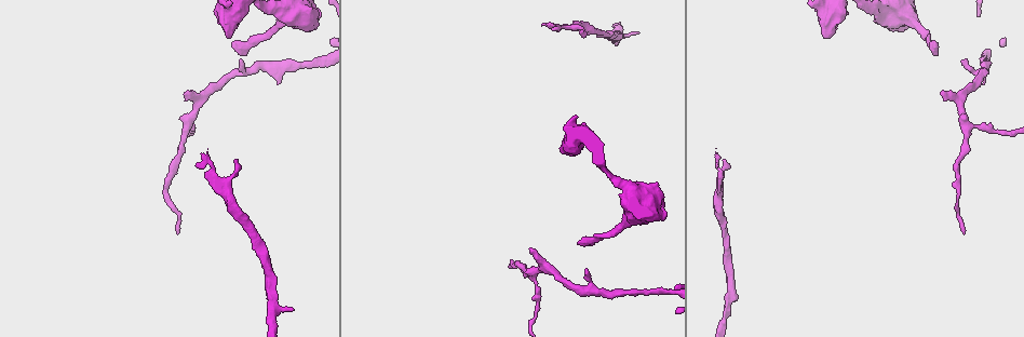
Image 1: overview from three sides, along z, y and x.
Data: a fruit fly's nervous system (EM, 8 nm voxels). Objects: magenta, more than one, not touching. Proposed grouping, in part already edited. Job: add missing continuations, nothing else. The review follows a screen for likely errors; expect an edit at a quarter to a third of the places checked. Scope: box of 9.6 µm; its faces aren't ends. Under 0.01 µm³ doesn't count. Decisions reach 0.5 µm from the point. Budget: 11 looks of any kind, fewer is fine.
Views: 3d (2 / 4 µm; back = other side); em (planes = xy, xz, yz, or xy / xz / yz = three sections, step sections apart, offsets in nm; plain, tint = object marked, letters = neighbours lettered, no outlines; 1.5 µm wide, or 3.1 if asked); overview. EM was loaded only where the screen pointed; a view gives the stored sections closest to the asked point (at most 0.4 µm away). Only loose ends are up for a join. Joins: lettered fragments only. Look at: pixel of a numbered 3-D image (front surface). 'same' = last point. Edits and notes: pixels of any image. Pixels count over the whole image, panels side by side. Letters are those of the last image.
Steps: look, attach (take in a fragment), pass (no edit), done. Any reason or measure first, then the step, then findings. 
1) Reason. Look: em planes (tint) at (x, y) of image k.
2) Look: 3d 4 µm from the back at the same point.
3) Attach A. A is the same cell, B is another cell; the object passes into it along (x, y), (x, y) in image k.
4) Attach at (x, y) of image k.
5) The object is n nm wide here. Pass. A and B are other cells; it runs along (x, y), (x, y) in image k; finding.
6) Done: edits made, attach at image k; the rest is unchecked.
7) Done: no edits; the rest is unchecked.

Branch stops here. Look: em yz step 4 (letters) at (546, 24) of image 1.

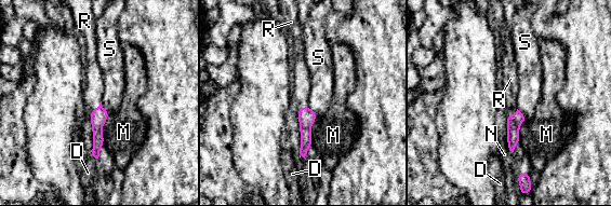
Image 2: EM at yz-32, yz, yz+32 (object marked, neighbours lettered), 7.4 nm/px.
Cut it another way. Look: em planes (letters) at the same point.

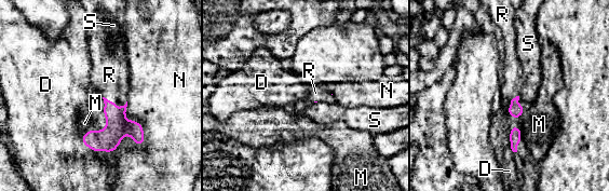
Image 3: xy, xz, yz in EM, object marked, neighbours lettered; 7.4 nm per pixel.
Attach R. R is the same cell, D, M, N and S are other cells; it goes on there.

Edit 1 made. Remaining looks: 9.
Look: overview.

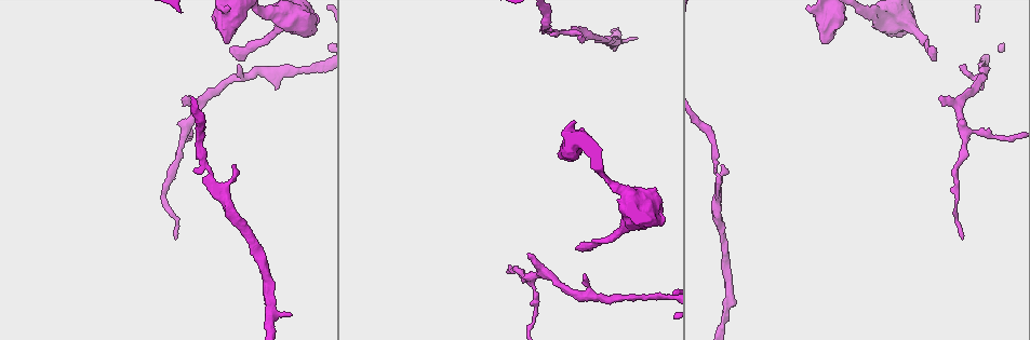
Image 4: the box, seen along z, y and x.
An open end. Look: 3d 2 µm at (290, 313) of image 4.

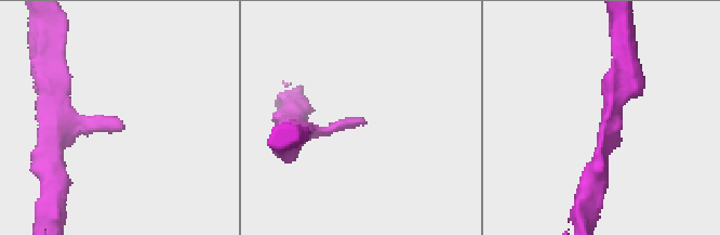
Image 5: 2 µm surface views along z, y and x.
Now the EM. Look: em xy step 8 (tint) at (362, 119) of image 5.

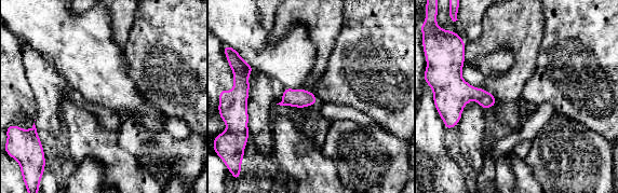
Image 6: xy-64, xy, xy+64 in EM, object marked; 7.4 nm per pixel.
What lies round it. Look: em xy step 8 (letters) at the same point.

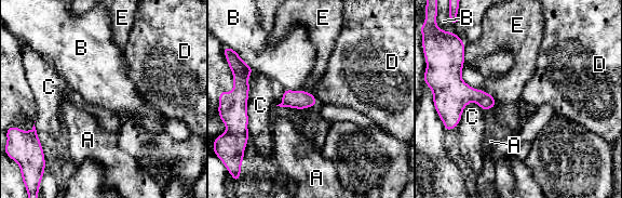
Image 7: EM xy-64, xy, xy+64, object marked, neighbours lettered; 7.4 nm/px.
The object is 140 nm wide here. Pass. A, B, C, D and E are other cells; a border runs along (284, 88), (302, 91) in image 7; no lettered fragment goes on from it.

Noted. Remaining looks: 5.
Look: 3d 4 µm at (276, 88) of image 4.

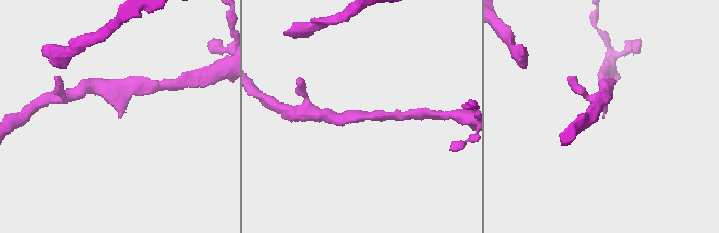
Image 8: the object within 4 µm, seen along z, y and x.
Look: em planes (letters) at (119, 117) of image 8.

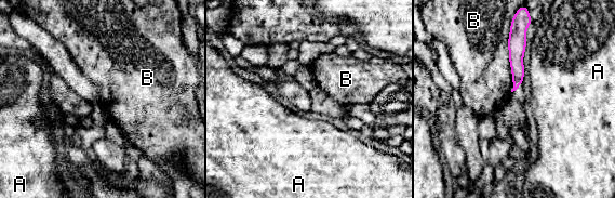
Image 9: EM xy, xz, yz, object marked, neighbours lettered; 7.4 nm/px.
The object is 100 nm wide here. Pass. A and B are other cells; no lettered fragment goes on from it.

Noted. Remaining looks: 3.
Tapers out. Look: 3d 2 µm at (174, 238) of image 4.

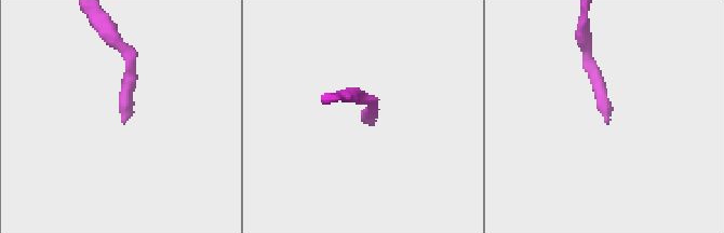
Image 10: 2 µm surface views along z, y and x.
Now the EM. Look: em planes (letters) at (363, 121) of image 10.

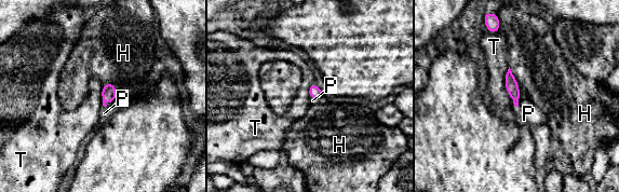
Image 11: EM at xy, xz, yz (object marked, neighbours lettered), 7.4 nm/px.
The object is 90 nm wide here. Attach P. P is the same cell, H and T are other cells; it goes on there.

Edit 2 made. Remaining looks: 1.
Done: edits made, attach at image 3, attach at image 11; the rest is unchecked.

